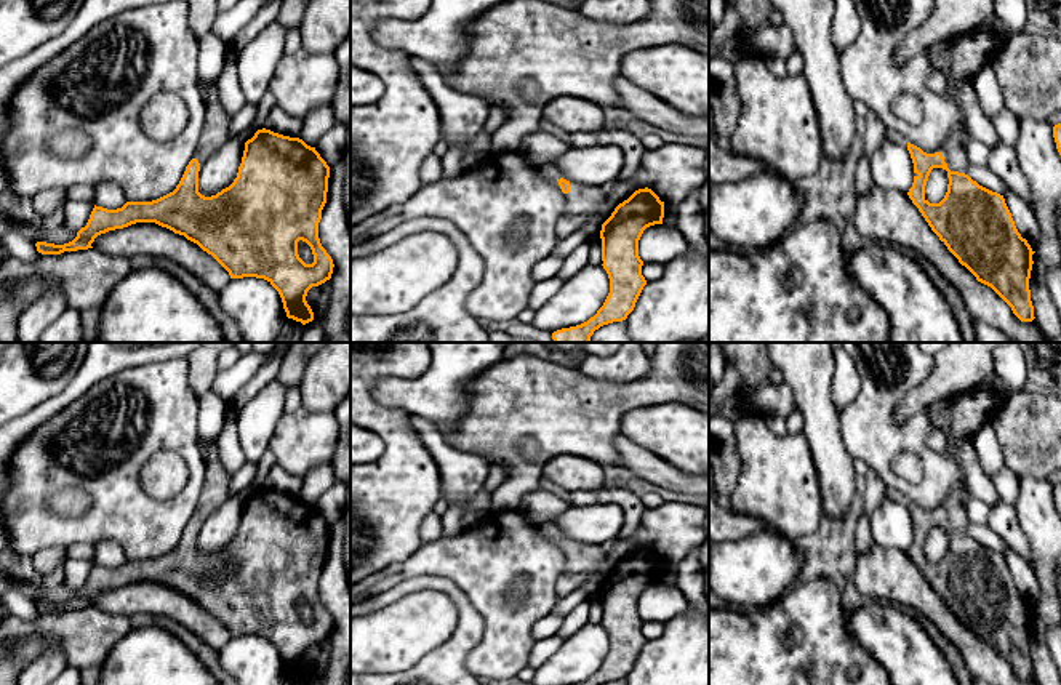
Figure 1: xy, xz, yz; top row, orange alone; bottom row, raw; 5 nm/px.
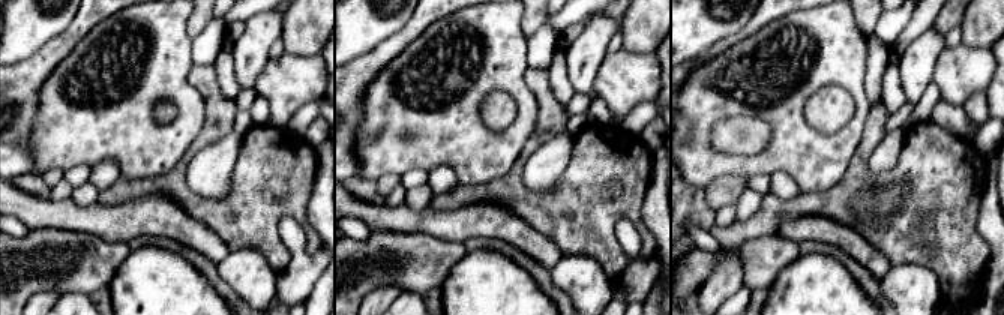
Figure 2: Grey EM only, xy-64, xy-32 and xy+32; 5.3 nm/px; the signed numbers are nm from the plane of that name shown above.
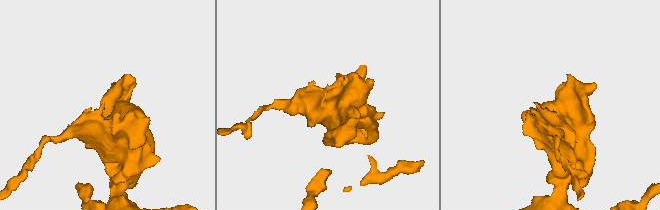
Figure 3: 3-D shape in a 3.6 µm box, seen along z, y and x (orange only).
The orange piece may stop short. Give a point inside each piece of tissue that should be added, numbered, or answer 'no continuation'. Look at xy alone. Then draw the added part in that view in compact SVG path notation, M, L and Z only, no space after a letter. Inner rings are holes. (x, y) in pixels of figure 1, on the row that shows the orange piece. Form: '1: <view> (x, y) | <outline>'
1: xy (216, 132) | M200 82L200 91L206 102L206 118L192 158L197 158L202 168L205 162L232 138L232 117L226 114L219 102L216 83L203 85Z

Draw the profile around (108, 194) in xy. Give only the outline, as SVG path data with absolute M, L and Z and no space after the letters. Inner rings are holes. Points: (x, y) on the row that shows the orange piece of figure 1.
M102 181L94 187L94 205L107 210L122 208L128 200L122 187L114 181Z

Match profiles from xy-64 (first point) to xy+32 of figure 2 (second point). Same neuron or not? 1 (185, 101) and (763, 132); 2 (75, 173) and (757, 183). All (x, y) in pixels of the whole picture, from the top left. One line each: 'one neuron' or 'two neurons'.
1: two neurons
2: one neuron

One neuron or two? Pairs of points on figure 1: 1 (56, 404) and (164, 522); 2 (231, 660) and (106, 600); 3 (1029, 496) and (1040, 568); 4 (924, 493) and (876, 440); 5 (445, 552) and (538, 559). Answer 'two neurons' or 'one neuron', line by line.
1: two neurons
2: two neurons
3: one neuron
4: one neuron
5: one neuron

